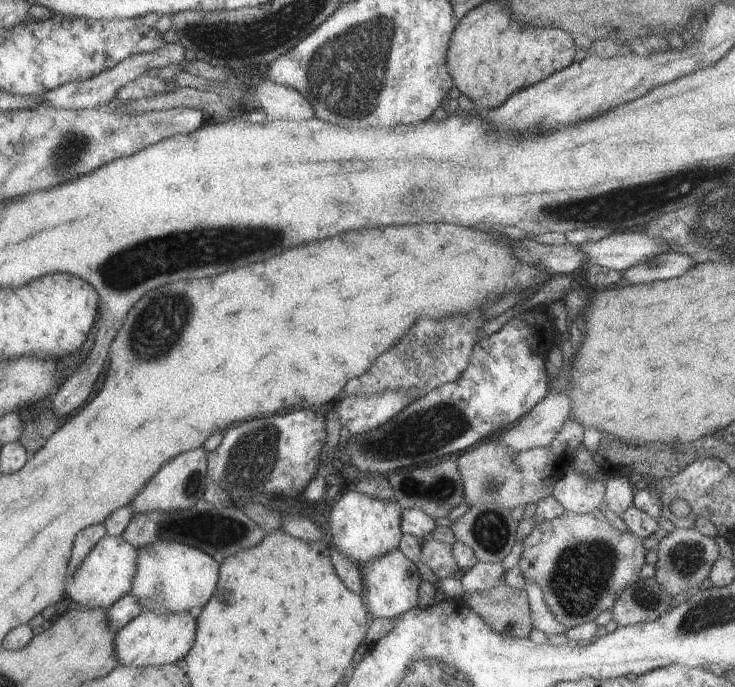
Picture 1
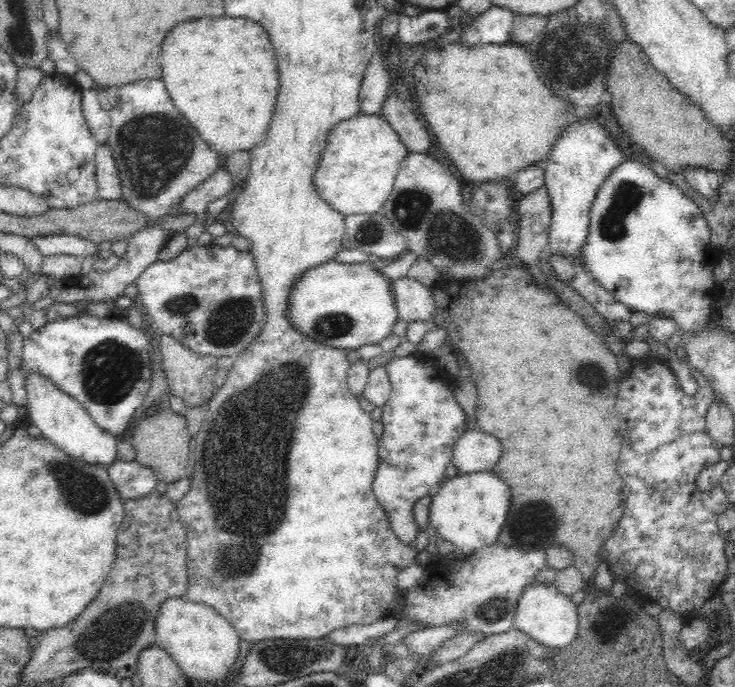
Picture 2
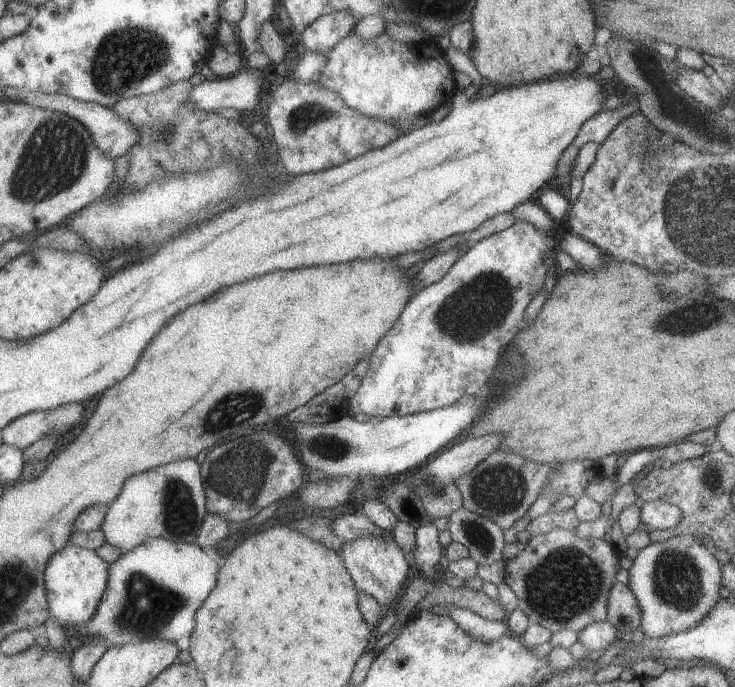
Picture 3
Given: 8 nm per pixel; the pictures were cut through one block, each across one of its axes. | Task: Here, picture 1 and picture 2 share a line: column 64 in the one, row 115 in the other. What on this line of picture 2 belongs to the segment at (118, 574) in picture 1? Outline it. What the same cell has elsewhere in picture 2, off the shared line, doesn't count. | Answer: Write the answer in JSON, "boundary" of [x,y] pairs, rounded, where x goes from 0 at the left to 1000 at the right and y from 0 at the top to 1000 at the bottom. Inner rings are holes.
{"boundary":[[[805,162],[786,170],[786,178],[776,178],[762,195],[739,236],[741,268],[754,304],[744,364],[748,370],[778,376],[786,384],[789,364],[800,344],[805,293],[835,245],[852,233],[853,215],[830,202]]]}

